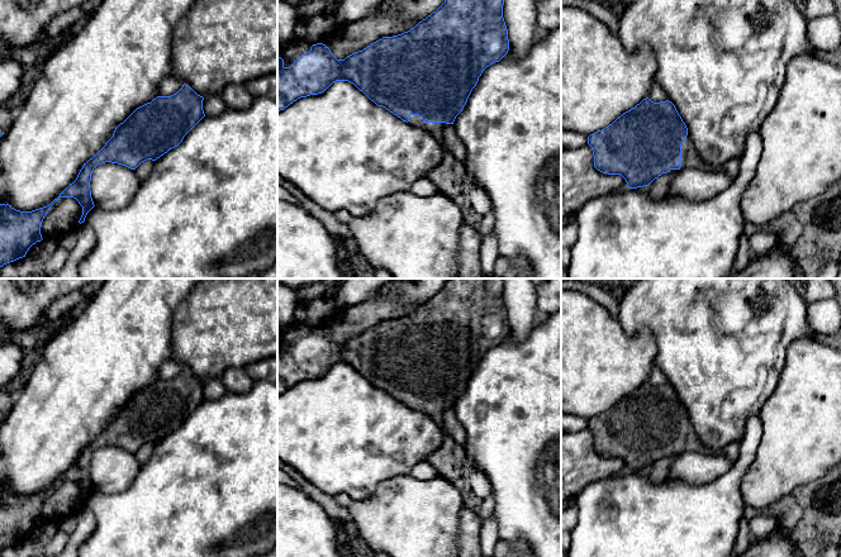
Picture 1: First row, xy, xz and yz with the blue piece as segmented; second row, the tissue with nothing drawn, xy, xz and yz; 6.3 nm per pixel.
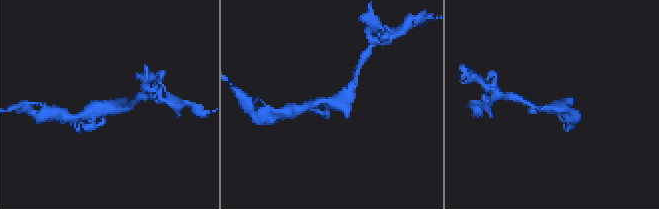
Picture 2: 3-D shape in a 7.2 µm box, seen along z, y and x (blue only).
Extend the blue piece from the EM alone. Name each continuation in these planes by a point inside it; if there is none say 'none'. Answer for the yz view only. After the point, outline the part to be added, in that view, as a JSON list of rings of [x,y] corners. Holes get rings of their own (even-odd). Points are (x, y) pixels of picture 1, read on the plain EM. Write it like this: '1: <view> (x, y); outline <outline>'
1: yz (689, 439); outline [[[686,419],[685,425],[681,428],[681,451],[693,451],[700,453],[708,453],[709,451],[703,446],[700,439],[698,438],[693,423]]]

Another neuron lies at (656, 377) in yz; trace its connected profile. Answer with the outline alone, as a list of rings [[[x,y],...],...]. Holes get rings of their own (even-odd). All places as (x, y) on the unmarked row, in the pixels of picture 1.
[[[654,366],[647,380],[654,386],[666,385],[667,379],[659,366]]]

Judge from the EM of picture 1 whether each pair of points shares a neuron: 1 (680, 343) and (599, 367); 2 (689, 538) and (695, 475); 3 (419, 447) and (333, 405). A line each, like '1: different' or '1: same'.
1: different
2: different
3: same

